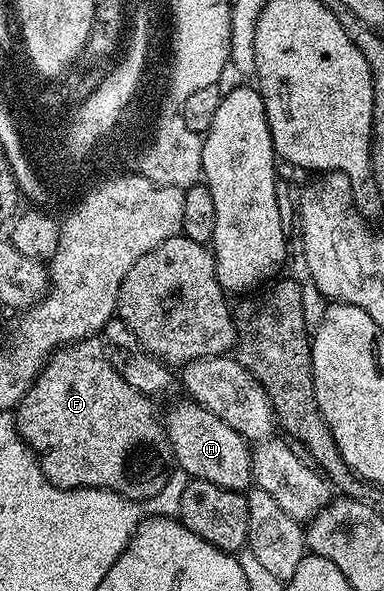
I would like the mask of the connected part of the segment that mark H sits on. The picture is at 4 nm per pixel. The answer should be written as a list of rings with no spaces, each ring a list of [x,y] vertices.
[[[184,401],[175,405],[163,420],[165,438],[175,456],[175,464],[190,479],[207,481],[227,490],[246,491],[252,483],[252,451],[248,441],[202,405]]]

